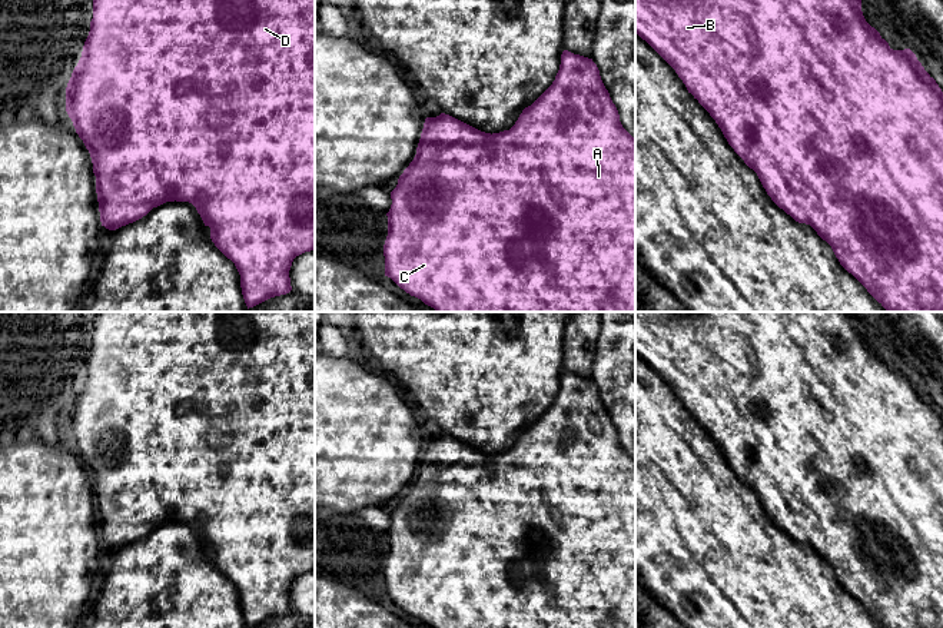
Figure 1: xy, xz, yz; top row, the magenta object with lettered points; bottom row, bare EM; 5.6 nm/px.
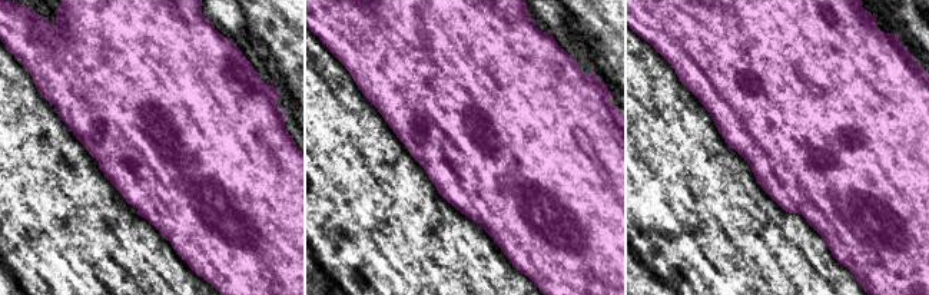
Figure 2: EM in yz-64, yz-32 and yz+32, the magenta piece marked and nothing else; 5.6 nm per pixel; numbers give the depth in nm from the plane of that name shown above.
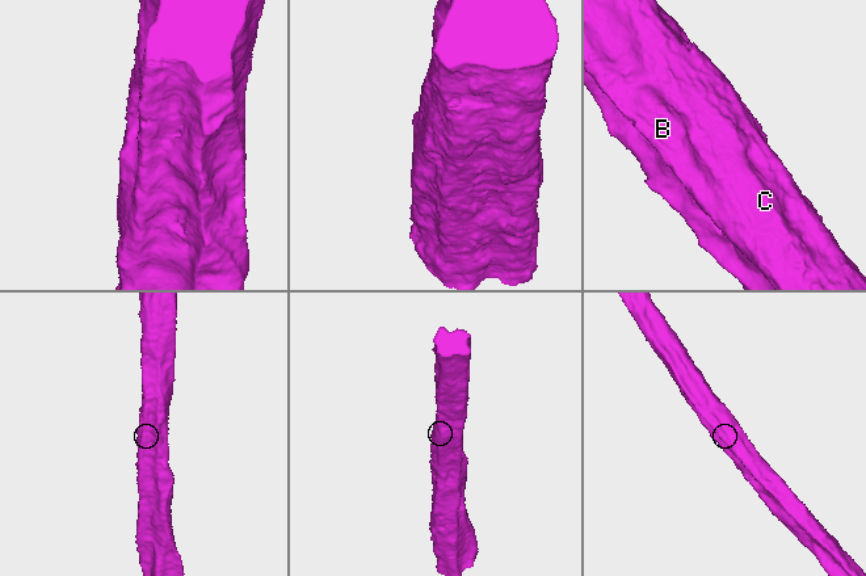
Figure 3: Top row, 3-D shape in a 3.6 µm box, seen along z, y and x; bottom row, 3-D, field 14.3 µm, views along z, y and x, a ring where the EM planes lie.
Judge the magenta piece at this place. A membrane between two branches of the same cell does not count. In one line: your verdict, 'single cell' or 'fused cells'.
single cell

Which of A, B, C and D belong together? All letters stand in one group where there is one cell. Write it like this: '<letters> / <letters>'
A B C D

